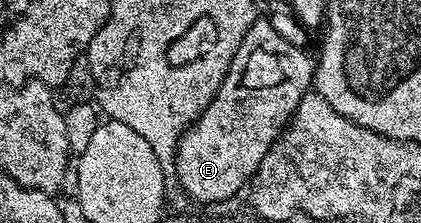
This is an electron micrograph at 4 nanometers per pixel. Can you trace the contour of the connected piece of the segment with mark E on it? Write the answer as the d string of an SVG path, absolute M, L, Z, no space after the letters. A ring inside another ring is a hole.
M256 18L245 33L240 48L235 51L227 76L223 78L213 101L209 101L206 109L181 137L173 174L179 178L185 194L192 195L199 203L223 203L250 184L261 161L265 161L265 153L269 153L279 138L279 132L291 122L291 115L297 109L301 97L312 90L315 63L307 53L304 48L285 41L285 37L281 37L267 19Z

